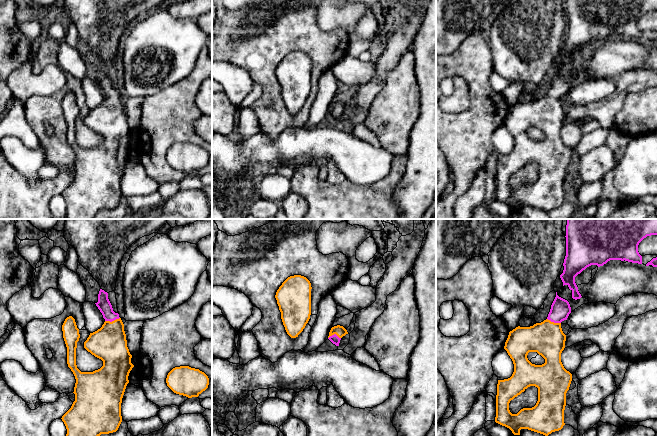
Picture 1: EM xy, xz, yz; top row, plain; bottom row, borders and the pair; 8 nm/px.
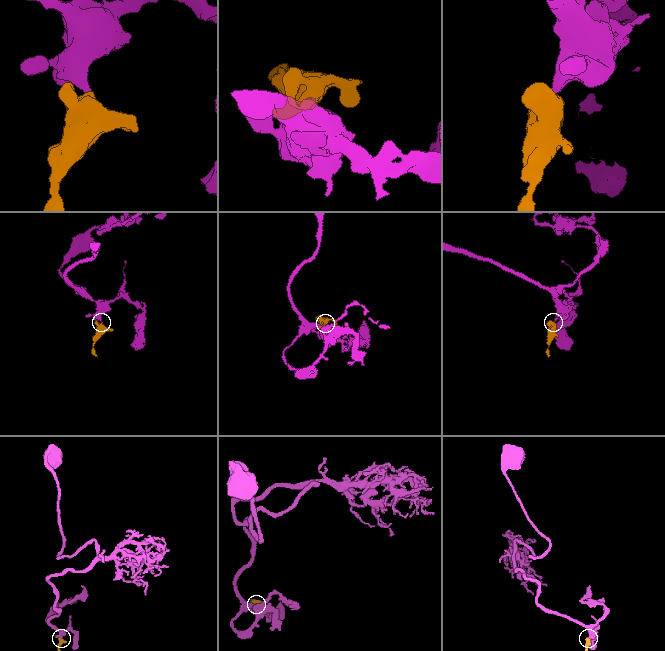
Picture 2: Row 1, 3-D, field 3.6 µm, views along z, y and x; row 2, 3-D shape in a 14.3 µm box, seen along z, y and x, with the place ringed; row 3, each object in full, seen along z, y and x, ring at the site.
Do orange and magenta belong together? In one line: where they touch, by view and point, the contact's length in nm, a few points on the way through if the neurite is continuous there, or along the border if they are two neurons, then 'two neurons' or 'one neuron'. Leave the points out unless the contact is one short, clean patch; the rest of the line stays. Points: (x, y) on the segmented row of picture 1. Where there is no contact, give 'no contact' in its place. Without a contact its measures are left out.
meets orange in xy at (112, 321); contact 120 nm long; runs through xy (108, 343), (112, 333), (112, 321), (103, 304); one neuron

